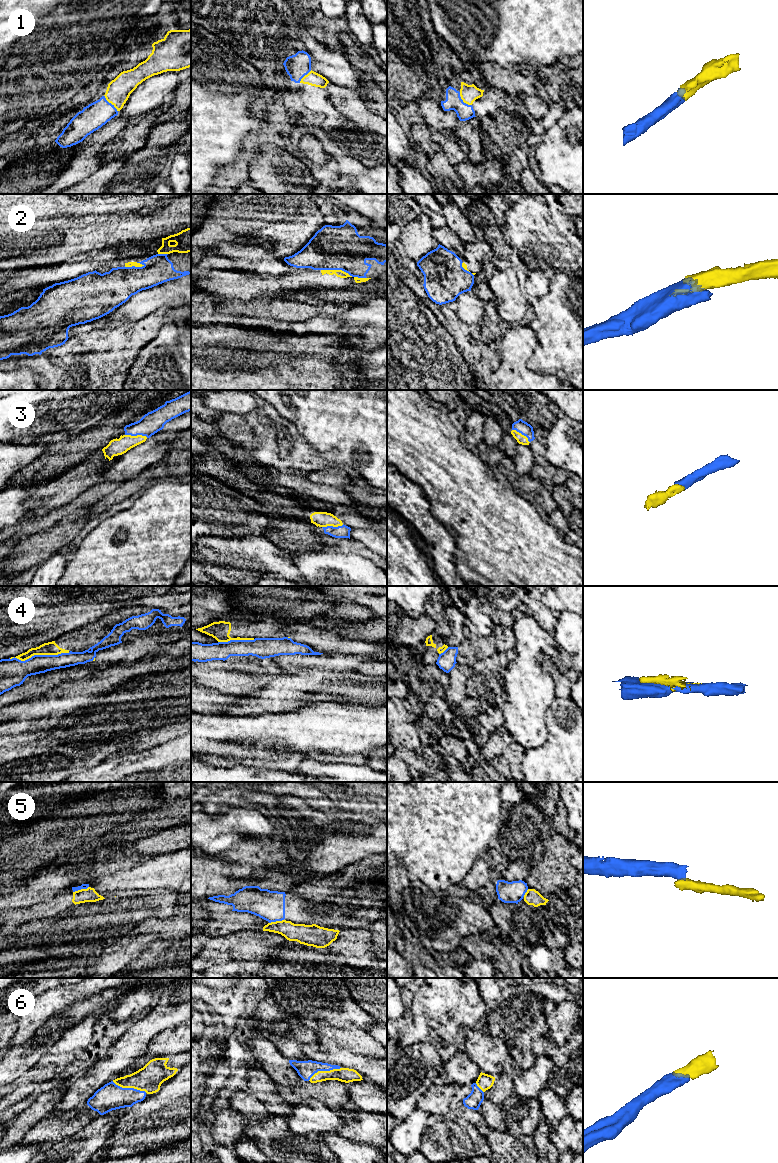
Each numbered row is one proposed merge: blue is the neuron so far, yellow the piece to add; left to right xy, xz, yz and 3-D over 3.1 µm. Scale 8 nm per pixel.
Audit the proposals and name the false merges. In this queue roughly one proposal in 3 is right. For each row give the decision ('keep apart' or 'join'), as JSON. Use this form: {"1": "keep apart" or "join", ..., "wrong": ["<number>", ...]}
{"1": "join", "2": "keep apart", "3": "join", "4": "keep apart", "5": "keep apart", "6": "join", "wrong": ["2", "4", "5"]}

